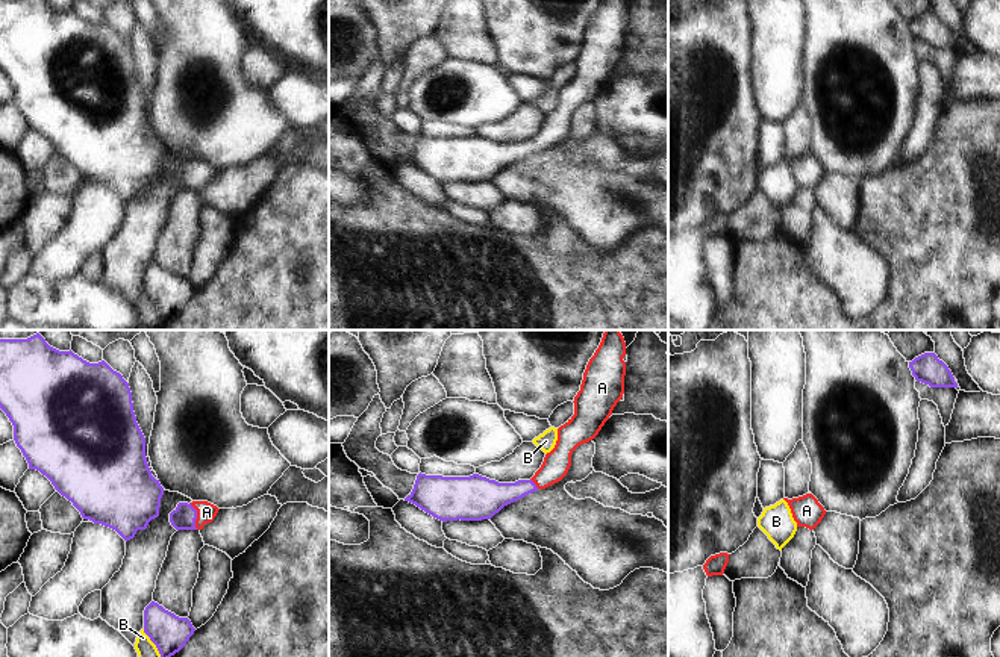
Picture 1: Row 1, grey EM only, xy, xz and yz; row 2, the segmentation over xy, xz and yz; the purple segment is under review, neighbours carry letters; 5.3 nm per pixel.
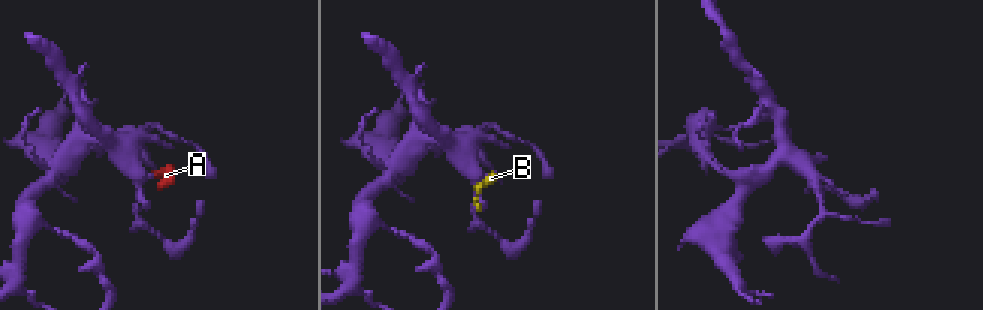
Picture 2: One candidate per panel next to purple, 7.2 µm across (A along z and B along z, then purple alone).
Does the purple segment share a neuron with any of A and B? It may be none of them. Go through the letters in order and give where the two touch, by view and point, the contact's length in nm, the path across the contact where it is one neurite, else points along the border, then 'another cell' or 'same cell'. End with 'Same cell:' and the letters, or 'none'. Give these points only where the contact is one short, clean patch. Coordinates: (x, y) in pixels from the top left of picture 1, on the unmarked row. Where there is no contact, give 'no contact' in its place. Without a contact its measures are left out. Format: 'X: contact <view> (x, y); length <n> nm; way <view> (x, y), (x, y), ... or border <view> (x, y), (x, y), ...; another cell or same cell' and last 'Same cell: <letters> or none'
A: contact xy (196, 177); length 150 nm; way xy (184, 179), (196, 177), (206, 173); same cell
B: contact xy (153, 303); length 190 nm; border xy (143, 289), (161, 320); another cell
Same cell: A

